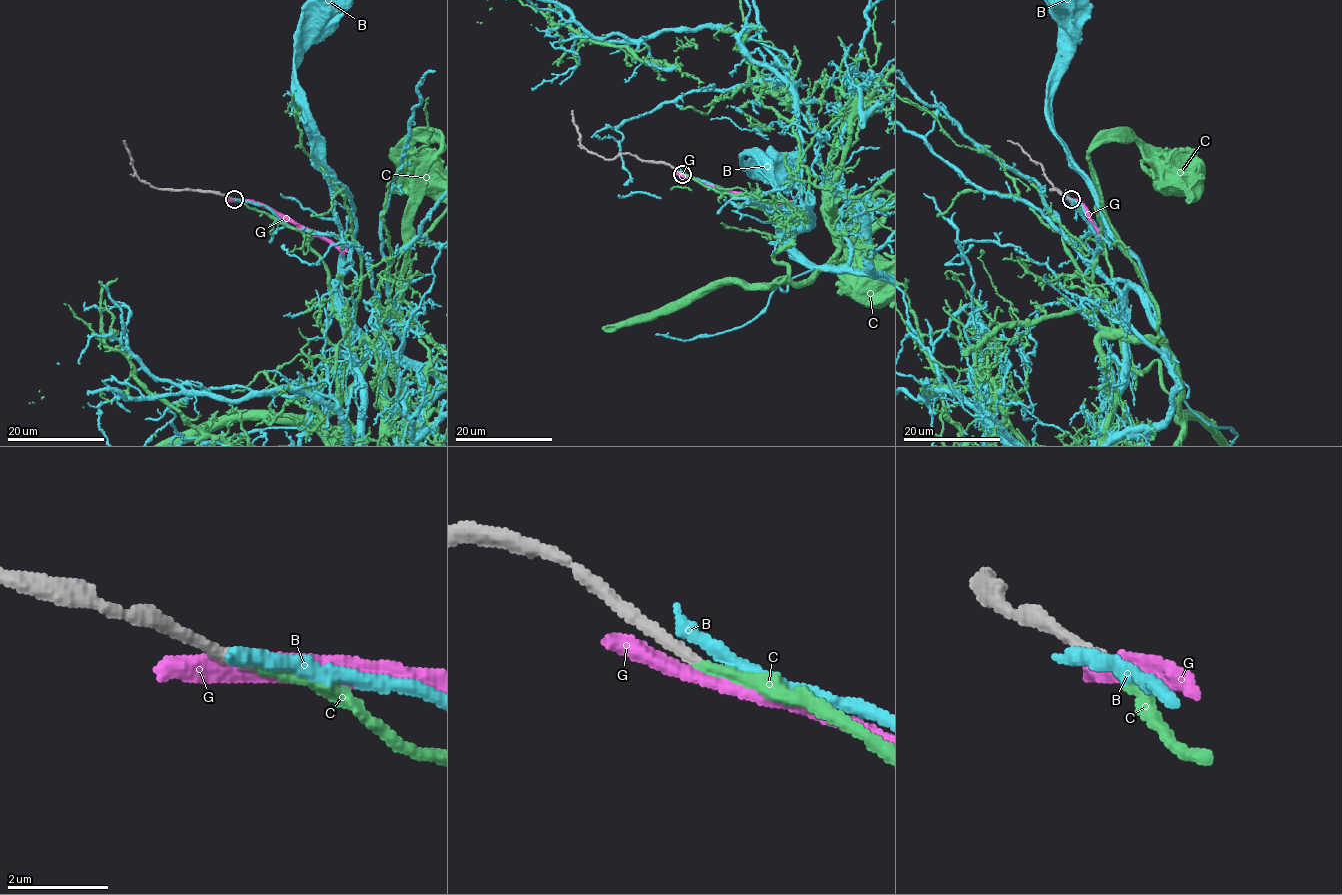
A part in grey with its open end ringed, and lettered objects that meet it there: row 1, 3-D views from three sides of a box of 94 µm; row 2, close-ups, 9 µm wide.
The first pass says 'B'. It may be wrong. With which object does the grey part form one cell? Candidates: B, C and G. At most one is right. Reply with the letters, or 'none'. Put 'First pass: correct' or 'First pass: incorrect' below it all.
C
First pass: incorrect

